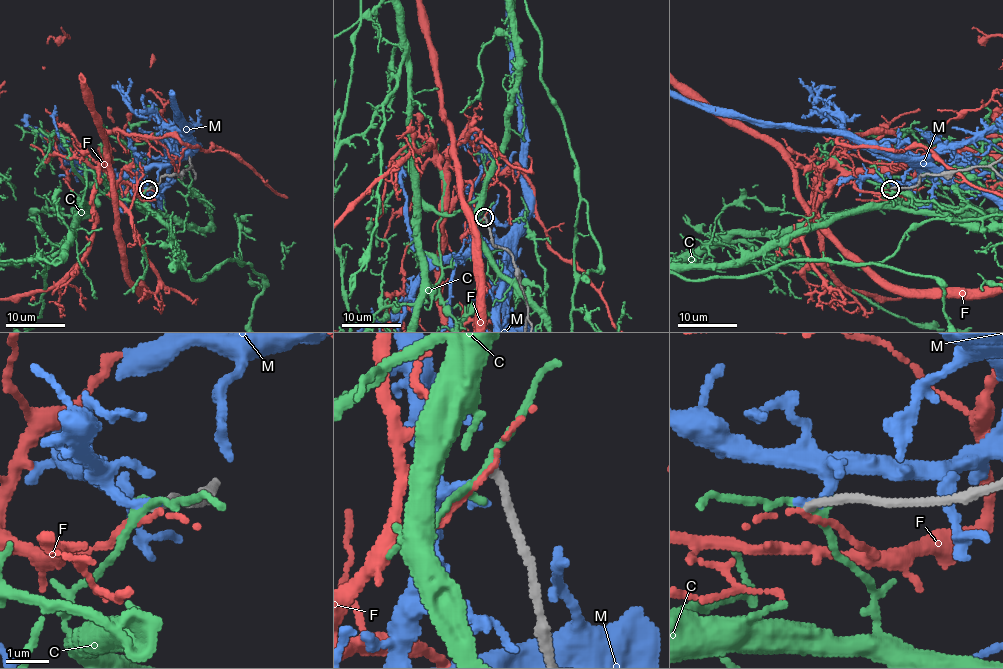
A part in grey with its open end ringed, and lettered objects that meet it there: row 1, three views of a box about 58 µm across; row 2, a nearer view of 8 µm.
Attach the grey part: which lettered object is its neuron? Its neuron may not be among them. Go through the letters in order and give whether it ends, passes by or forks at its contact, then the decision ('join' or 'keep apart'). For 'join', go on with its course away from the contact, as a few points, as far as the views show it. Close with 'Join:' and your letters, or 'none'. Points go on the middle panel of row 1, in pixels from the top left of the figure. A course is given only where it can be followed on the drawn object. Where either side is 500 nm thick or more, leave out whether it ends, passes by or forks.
C: it forks | keep apart
F: it passes by | keep apart
M: it ends | keep apart
Join: none

